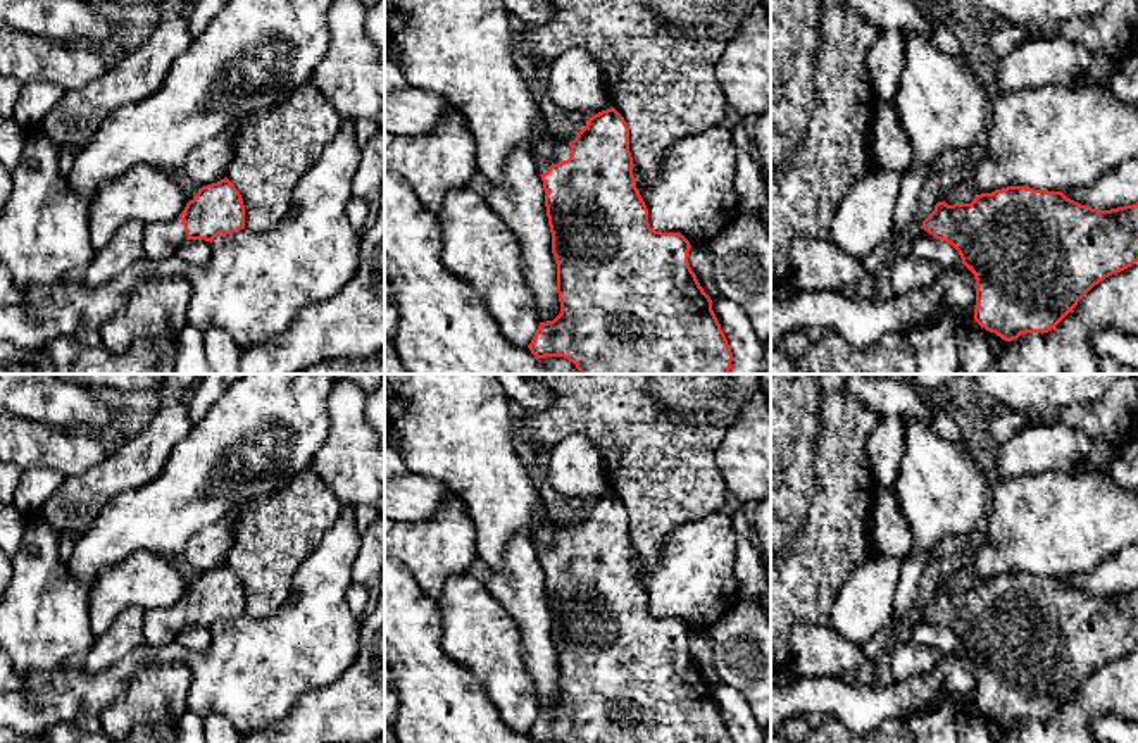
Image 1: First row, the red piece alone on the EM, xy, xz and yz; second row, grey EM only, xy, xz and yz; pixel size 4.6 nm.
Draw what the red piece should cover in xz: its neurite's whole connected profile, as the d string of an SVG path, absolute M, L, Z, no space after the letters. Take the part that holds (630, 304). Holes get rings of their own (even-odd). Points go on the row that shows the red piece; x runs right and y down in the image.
M614 109L602 110L572 141L557 138L543 119L543 133L531 152L543 181L545 207L557 264L560 314L540 322L528 348L536 359L564 357L581 374L731 374L733 353L688 262L690 241L679 233L655 231L636 188L629 128Z

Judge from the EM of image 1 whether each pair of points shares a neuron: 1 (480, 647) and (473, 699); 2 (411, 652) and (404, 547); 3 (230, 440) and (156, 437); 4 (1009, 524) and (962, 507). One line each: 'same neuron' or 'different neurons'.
1: different neurons
2: different neurons
3: different neurons
4: different neurons

